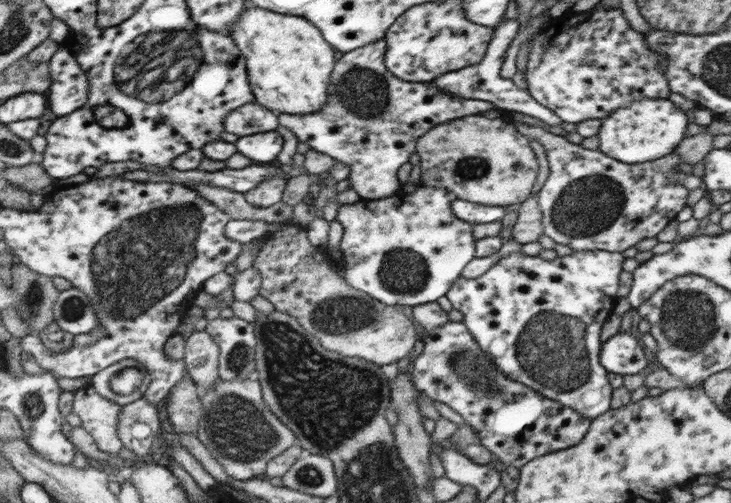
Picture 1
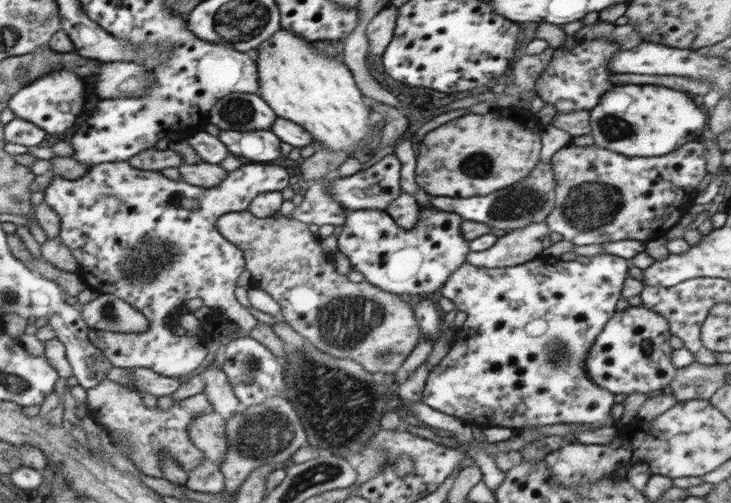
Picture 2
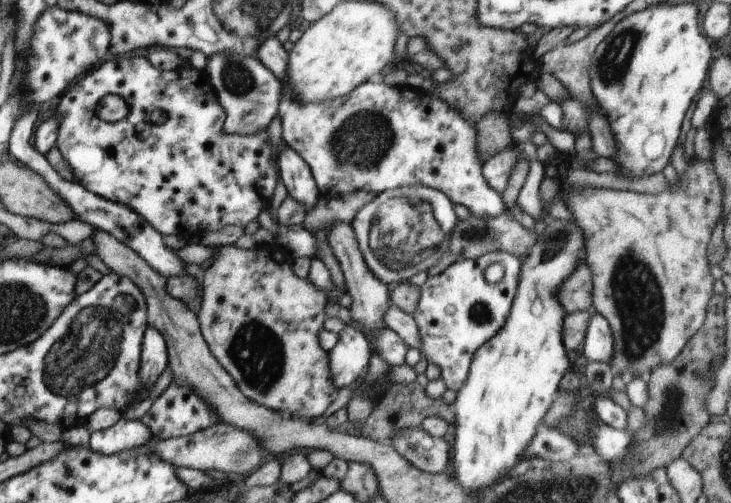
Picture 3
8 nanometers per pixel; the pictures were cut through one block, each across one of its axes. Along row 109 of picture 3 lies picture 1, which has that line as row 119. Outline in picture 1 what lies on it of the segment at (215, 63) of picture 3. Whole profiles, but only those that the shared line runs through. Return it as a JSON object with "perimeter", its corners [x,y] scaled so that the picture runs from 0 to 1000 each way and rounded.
{"perimeter":[[[334,207],[317,219],[305,241],[306,260],[323,266],[326,272],[350,268],[353,262],[379,258],[382,250],[380,227],[360,215],[356,207]]]}

